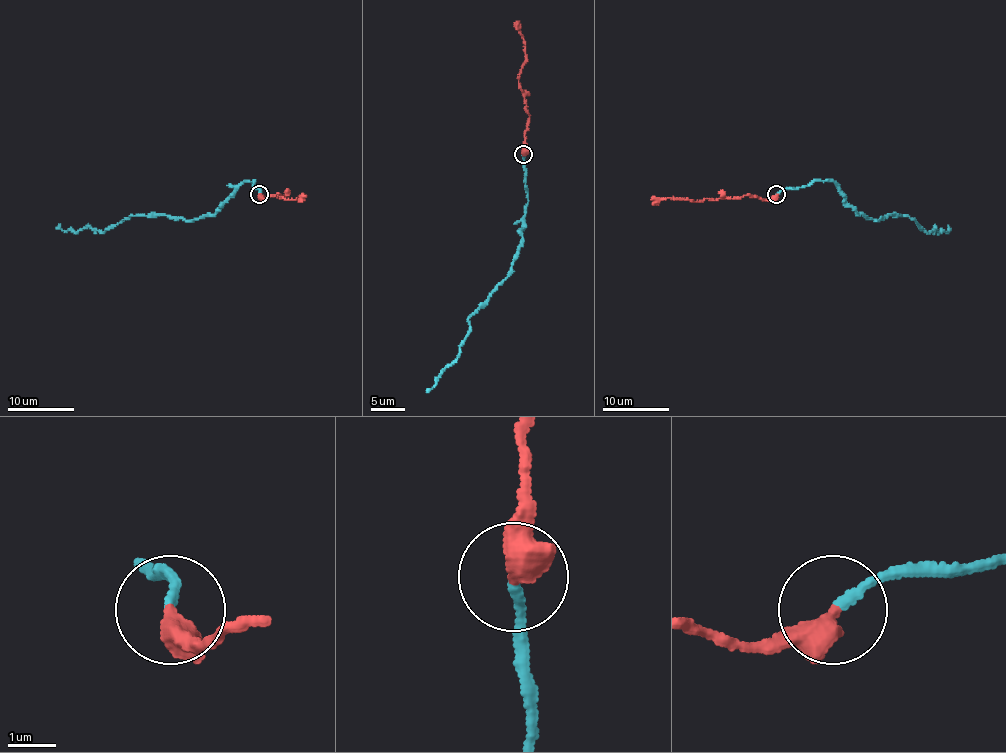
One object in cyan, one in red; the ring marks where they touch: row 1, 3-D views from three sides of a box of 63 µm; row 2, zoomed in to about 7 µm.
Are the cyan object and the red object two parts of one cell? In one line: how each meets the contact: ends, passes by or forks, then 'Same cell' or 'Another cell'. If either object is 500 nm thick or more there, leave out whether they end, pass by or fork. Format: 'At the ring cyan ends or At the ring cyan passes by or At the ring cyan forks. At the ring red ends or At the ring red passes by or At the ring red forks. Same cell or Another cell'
At the ring cyan ends. At the ring red passes by. Same cell

